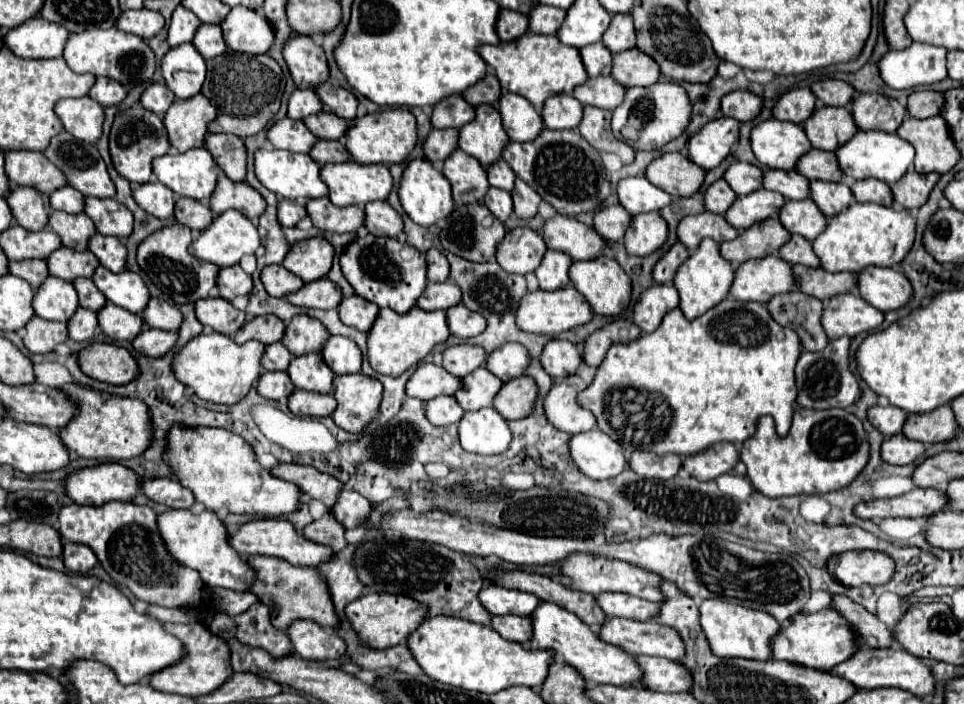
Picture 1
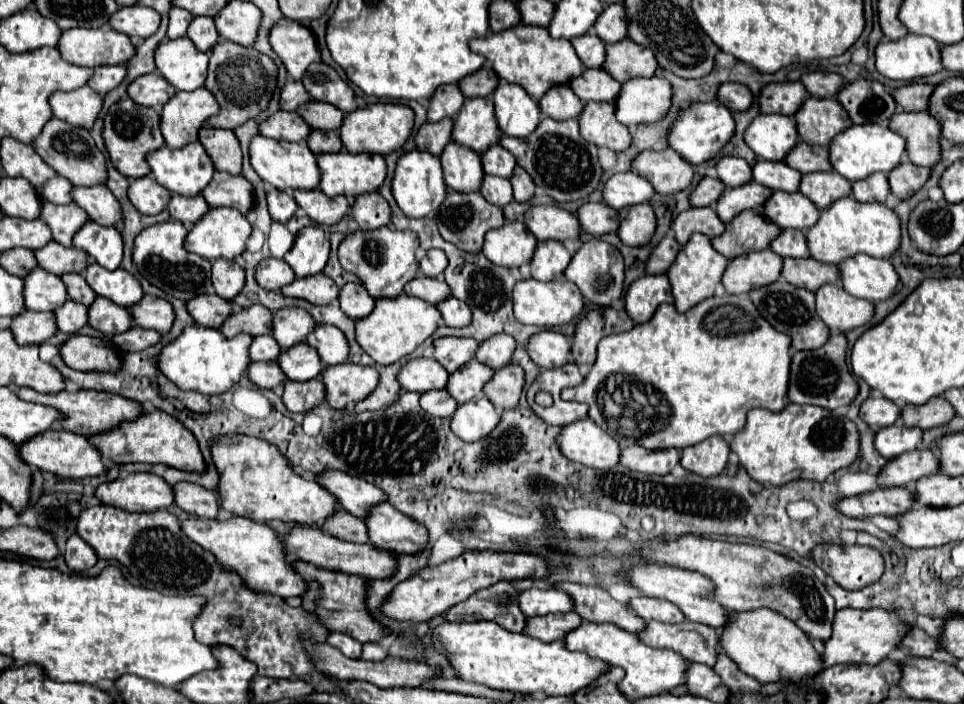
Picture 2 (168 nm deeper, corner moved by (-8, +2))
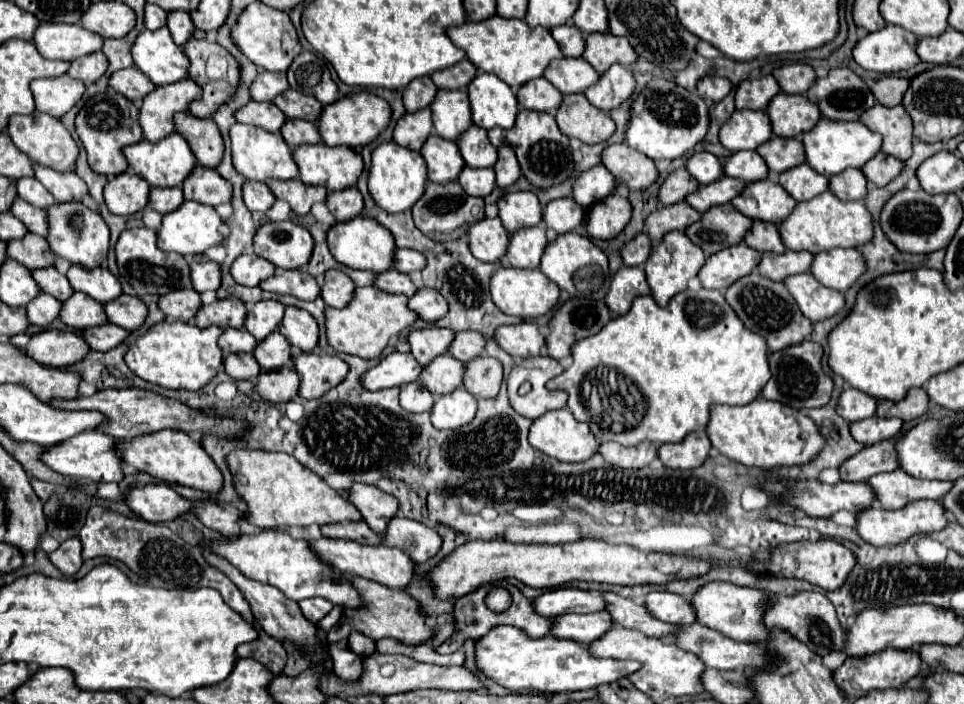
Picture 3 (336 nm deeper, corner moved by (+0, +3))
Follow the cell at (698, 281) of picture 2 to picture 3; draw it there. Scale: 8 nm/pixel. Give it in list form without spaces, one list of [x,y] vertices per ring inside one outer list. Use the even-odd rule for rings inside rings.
[[[670,231],[668,235],[664,235],[660,245],[652,247],[650,257],[644,263],[644,271],[646,271],[646,281],[652,289],[652,297],[660,307],[668,305],[668,299],[672,299],[672,295],[680,293],[686,289],[686,283],[690,277],[696,277],[700,267],[706,263],[706,255],[704,251],[700,251],[700,247],[696,247],[682,231]]]

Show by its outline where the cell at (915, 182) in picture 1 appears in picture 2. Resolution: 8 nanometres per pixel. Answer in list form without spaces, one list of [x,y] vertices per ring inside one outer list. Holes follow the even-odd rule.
[[[904,160],[904,164],[900,164],[900,168],[894,168],[888,174],[890,190],[896,198],[908,200],[928,182],[930,174],[932,174],[932,168],[920,168],[916,164],[912,164],[910,160]]]

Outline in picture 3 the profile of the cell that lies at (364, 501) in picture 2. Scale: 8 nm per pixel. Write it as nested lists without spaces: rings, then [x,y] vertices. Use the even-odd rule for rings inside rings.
[[[356,483],[348,491],[348,501],[354,503],[354,507],[362,513],[364,521],[370,529],[374,529],[378,535],[386,533],[386,525],[392,517],[398,515],[400,503],[394,495],[388,495],[376,487],[360,485]]]

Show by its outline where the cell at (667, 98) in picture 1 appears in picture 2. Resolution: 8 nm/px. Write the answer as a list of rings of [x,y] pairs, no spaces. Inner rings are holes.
[[[658,76],[628,80],[616,98],[616,118],[628,128],[660,122],[670,112],[672,94],[672,84]]]

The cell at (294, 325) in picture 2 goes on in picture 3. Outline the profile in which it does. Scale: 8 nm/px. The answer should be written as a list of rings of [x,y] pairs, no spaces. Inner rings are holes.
[[[258,301],[246,315],[244,329],[254,335],[258,341],[276,331],[280,319],[284,317],[284,305],[278,301]]]

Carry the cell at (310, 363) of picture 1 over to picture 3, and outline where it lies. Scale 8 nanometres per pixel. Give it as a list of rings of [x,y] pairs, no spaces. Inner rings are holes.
[[[278,331],[270,333],[264,341],[258,341],[252,355],[260,363],[262,371],[274,371],[274,369],[280,369],[292,361],[290,343]]]

